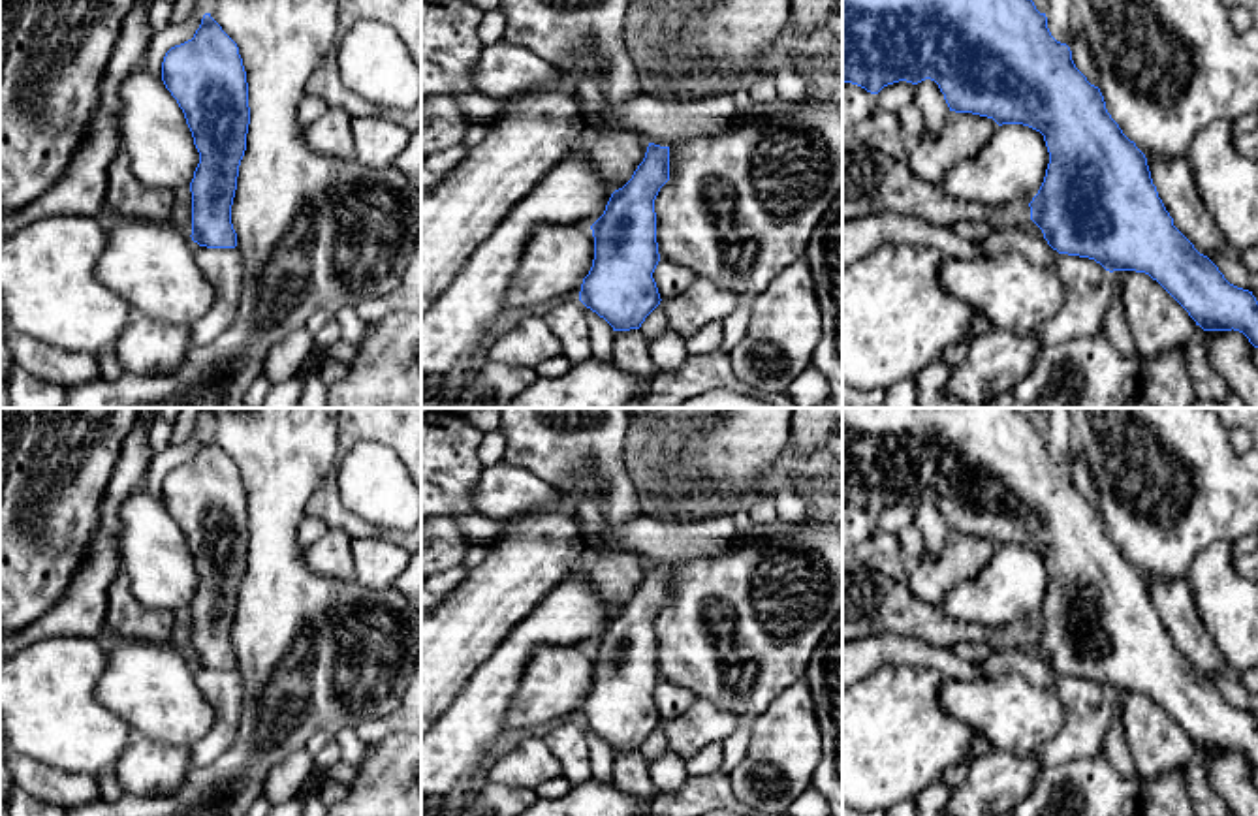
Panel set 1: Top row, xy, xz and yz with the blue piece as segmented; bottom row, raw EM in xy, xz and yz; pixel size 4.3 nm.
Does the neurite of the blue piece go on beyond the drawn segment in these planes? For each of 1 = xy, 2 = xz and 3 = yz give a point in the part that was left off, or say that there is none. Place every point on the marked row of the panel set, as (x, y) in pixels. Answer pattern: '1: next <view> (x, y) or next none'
1: next none
2: next none
3: next none

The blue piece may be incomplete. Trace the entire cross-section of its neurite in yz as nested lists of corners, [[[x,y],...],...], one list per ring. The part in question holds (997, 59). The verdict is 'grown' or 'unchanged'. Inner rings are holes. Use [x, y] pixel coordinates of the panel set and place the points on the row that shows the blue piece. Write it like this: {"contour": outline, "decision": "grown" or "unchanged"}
{"contour": [[[842,0],[842,81],[871,94],[906,81],[931,79],[950,111],[972,113],[1002,124],[1023,124],[1044,135],[1049,164],[1038,194],[1029,203],[1030,220],[1059,254],[1089,258],[1106,271],[1136,271],[1156,280],[1203,331],[1239,331],[1258,348],[1258,301],[1230,284],[1219,267],[1173,226],[1153,184],[1145,154],[1106,109],[1098,86],[1076,68],[1072,51],[1057,41],[1046,13],[1032,0]]], "decision": "unchanged"}

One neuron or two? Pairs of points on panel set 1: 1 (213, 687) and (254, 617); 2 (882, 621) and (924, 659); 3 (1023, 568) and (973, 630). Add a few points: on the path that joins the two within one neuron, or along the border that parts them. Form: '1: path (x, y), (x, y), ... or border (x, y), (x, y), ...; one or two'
1: border (235, 668), (241, 677), (243, 711); two
2: border (862, 638), (877, 634), (911, 636), (941, 645); two
3: border (937, 608), (954, 619), (1003, 627), (1012, 632); two

